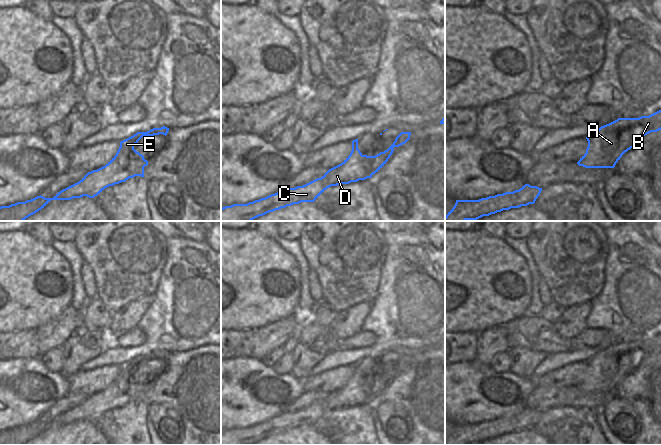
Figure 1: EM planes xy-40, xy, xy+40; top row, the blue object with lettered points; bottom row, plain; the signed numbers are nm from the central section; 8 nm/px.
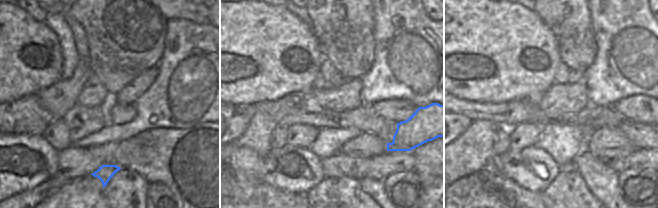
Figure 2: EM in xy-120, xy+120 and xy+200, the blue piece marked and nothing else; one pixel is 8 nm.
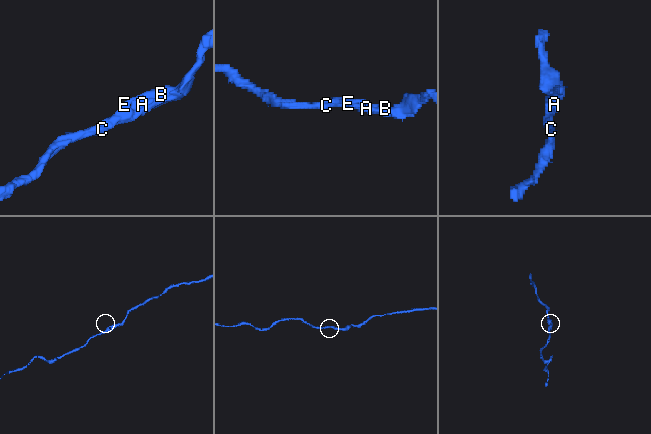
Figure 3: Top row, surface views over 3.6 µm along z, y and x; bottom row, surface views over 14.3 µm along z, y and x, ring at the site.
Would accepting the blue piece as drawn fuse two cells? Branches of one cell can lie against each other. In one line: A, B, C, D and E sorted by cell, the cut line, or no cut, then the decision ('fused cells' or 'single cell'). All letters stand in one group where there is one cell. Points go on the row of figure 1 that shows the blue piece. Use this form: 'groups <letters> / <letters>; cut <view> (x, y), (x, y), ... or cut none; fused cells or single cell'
groups A B C D E; cut none; single cell

